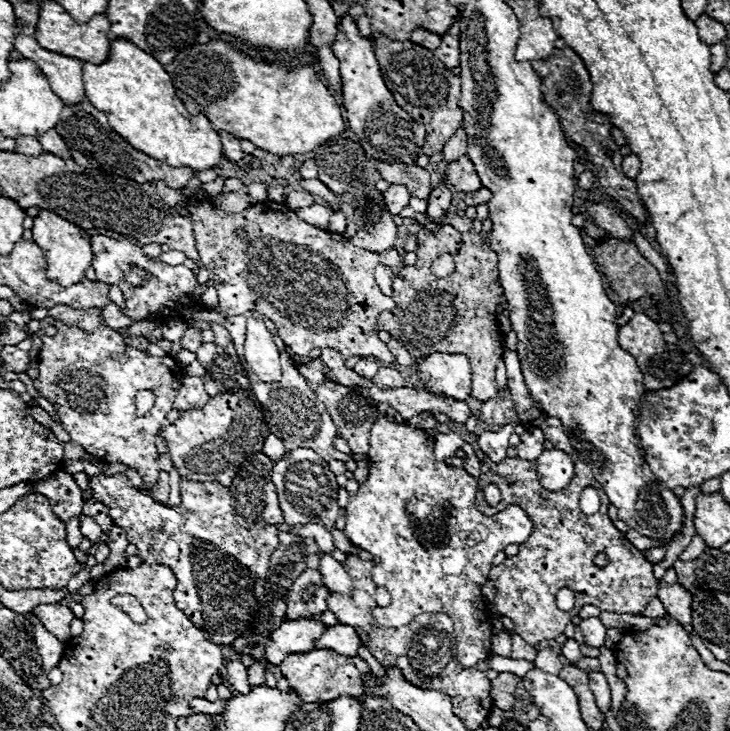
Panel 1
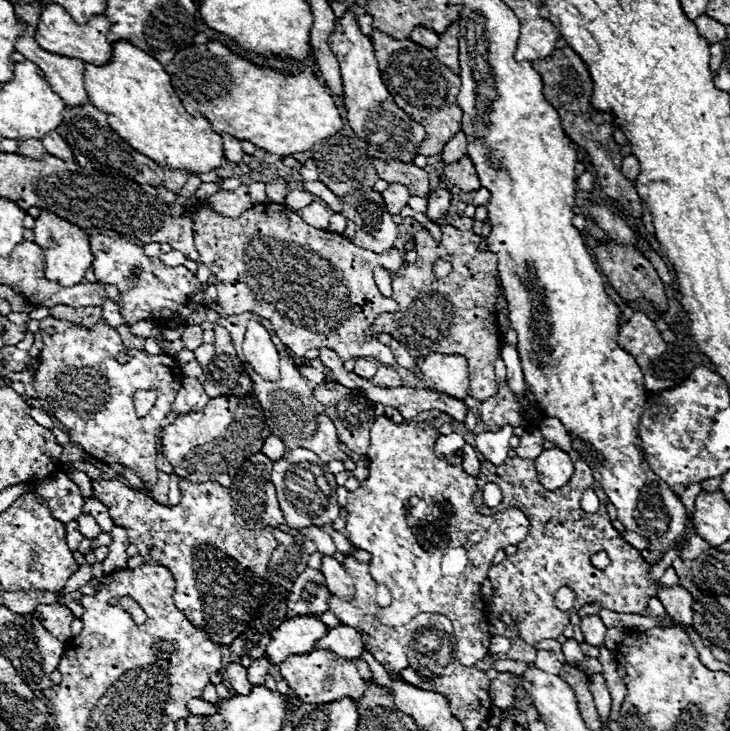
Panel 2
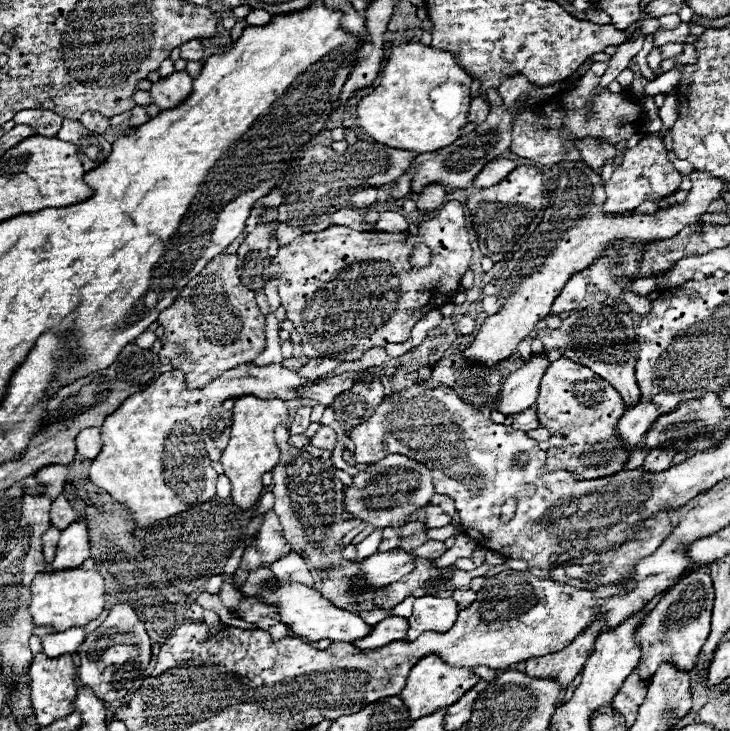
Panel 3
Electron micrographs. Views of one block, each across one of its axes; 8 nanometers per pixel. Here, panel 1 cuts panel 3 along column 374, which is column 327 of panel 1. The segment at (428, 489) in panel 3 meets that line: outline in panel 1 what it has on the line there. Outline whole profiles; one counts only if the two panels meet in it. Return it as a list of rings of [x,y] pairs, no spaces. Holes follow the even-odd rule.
[[[296,448],[292,452],[286,452],[280,460],[274,462],[272,468],[272,482],[278,492],[280,508],[284,512],[286,524],[308,524],[308,522],[322,522],[334,530],[336,518],[338,518],[338,484],[336,476],[330,472],[328,462],[324,462],[316,452],[310,452],[310,448]]]

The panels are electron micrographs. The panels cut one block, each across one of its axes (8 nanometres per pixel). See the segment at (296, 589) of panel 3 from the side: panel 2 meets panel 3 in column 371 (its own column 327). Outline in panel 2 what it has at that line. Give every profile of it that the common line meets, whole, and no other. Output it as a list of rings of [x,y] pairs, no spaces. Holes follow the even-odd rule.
[[[316,616],[288,618],[278,630],[272,632],[272,640],[266,646],[266,656],[272,660],[272,664],[280,664],[288,656],[308,654],[326,632],[328,626]]]

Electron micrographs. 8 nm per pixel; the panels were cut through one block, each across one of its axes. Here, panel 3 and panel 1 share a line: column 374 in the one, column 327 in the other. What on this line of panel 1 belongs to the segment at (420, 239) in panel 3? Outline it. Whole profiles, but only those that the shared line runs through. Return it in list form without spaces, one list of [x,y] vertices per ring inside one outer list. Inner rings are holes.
[[[162,180],[152,182],[152,186],[162,196],[166,206],[172,206],[174,210],[178,210],[178,214],[192,220],[196,248],[200,252],[202,264],[210,270],[222,312],[238,316],[246,310],[260,310],[270,320],[274,320],[284,344],[290,346],[298,356],[306,356],[312,348],[336,348],[344,358],[360,354],[374,356],[383,363],[394,363],[388,346],[378,338],[376,332],[376,318],[380,316],[380,312],[394,308],[394,300],[384,296],[374,280],[374,268],[380,262],[378,254],[354,246],[350,240],[336,232],[326,232],[310,226],[284,204],[276,204],[272,200],[254,204],[246,212],[232,216],[220,208],[214,208],[208,198],[188,198],[182,194],[182,190],[168,188]],[[238,228],[246,228],[248,238],[236,238],[234,230]]]

